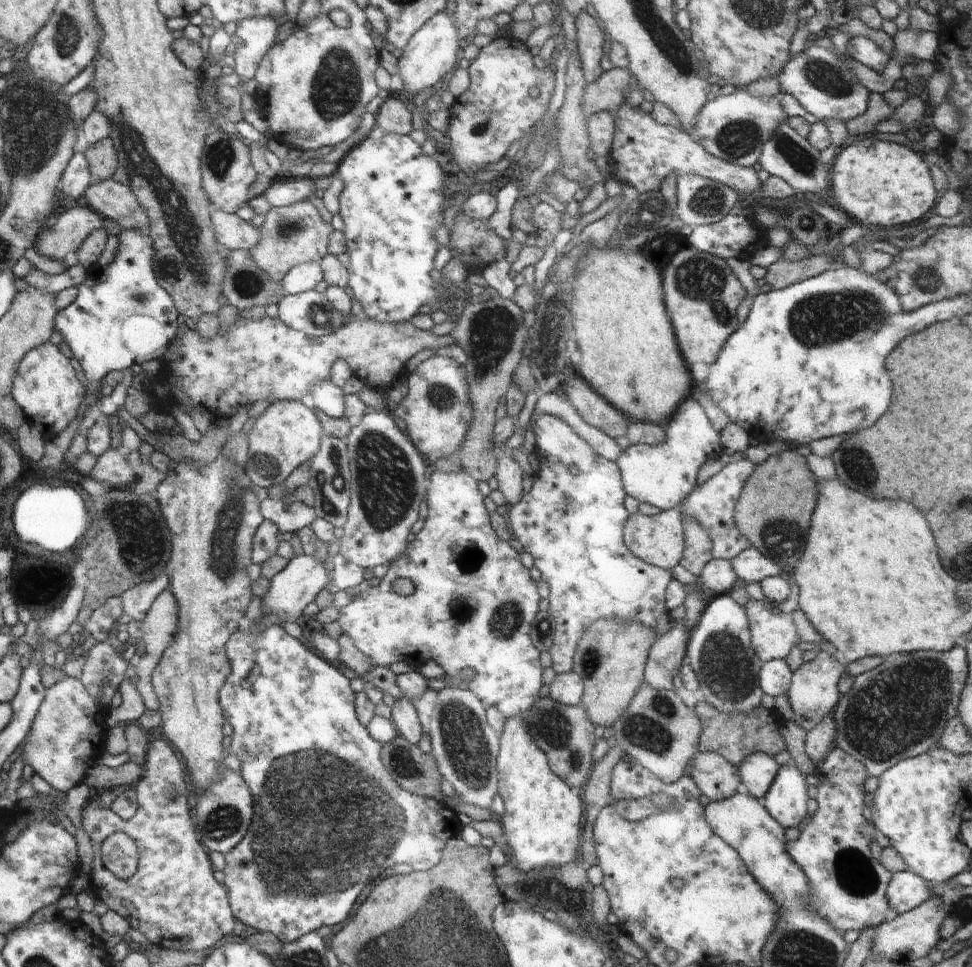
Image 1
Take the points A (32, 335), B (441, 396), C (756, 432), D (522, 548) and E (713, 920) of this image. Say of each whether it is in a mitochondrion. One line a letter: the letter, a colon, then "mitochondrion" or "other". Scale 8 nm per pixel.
A: other
B: mitochondrion
C: other
D: other
E: other

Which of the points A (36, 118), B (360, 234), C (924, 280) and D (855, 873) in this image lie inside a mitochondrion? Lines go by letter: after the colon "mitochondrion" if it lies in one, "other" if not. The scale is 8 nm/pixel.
A: mitochondrion
B: other
C: mitochondrion
D: mitochondrion

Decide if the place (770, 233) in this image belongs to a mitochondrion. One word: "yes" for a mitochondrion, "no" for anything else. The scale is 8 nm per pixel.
no

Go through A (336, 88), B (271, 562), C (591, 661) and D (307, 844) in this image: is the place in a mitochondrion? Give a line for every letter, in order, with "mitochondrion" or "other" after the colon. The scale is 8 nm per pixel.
A: mitochondrion
B: other
C: mitochondrion
D: mitochondrion

